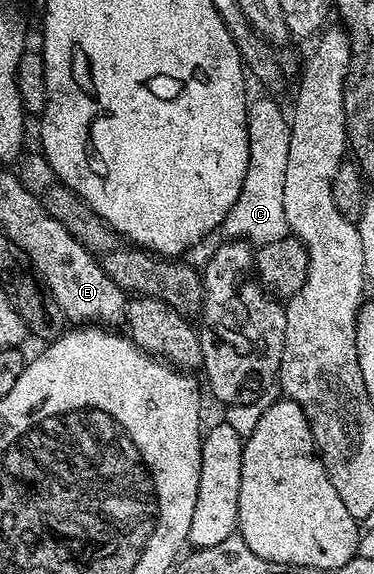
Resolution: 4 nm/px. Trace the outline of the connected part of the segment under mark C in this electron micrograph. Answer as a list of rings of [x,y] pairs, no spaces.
[[[269,97],[252,98],[249,101],[249,162],[247,175],[243,179],[243,191],[239,191],[239,199],[235,199],[235,207],[227,215],[220,227],[220,232],[229,239],[240,239],[254,247],[267,243],[275,243],[275,239],[290,236],[287,215],[283,215],[283,175],[287,171],[287,147],[289,146],[290,118]]]

